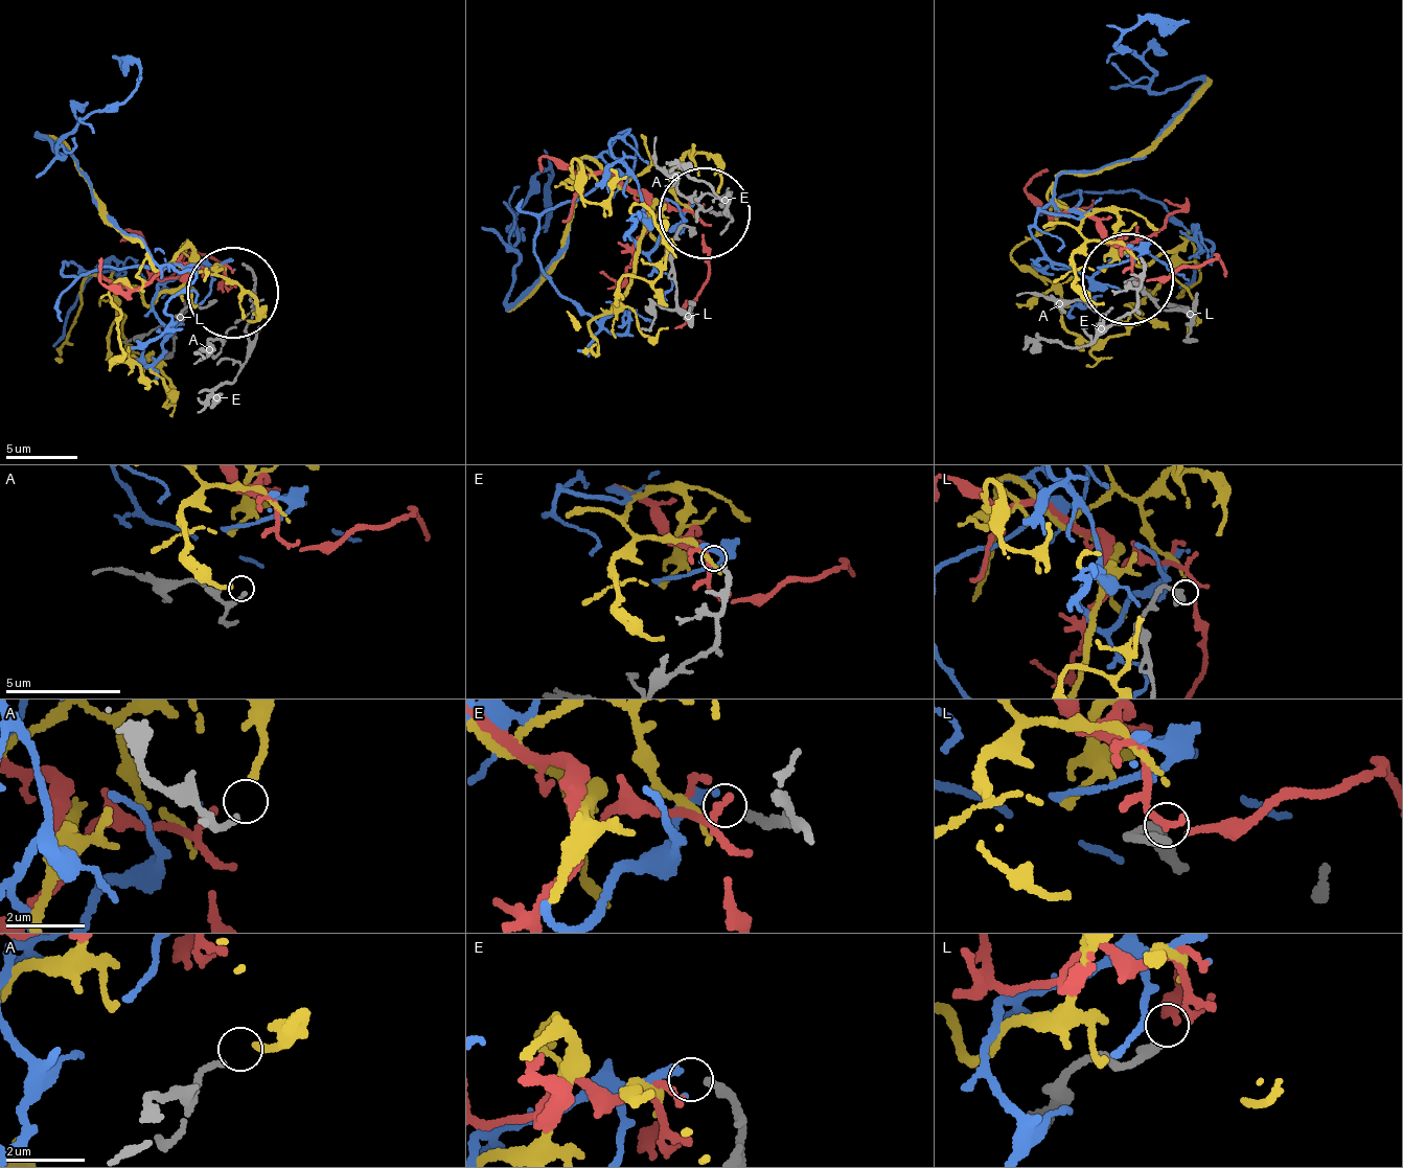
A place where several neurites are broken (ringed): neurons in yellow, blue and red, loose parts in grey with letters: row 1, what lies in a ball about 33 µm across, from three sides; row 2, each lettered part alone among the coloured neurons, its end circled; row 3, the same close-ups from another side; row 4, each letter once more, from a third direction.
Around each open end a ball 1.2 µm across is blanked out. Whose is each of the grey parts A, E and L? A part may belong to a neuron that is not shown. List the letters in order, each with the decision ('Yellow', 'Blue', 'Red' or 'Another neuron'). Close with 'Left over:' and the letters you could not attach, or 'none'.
A: Yellow
E: Another neuron
L: Red
Left over: E

